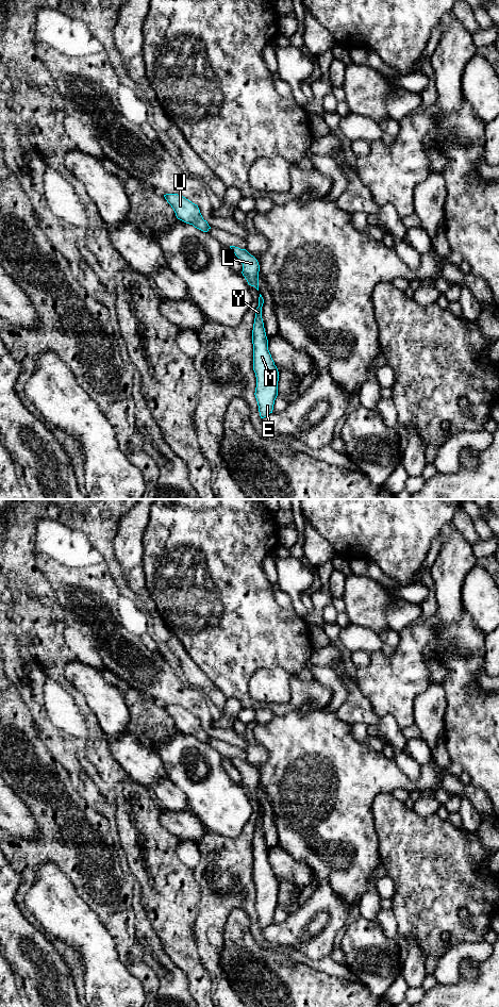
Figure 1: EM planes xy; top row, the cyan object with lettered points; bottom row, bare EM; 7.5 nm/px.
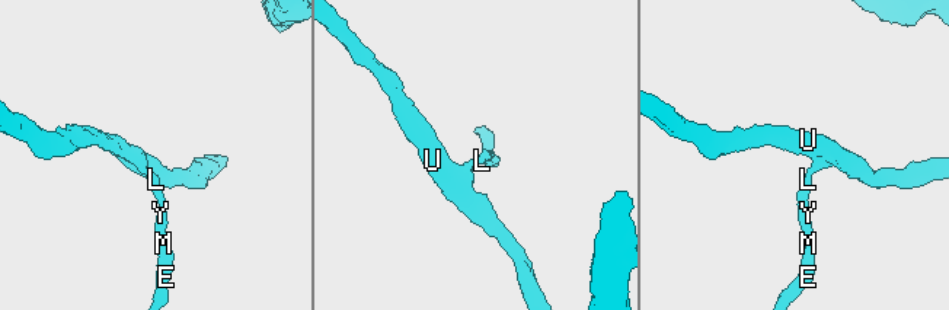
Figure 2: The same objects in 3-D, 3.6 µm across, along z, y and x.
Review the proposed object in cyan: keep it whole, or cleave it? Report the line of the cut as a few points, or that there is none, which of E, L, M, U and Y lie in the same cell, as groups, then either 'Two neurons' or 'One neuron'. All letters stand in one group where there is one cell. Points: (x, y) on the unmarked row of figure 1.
No split. Groups: E L M U Y. One neuron

